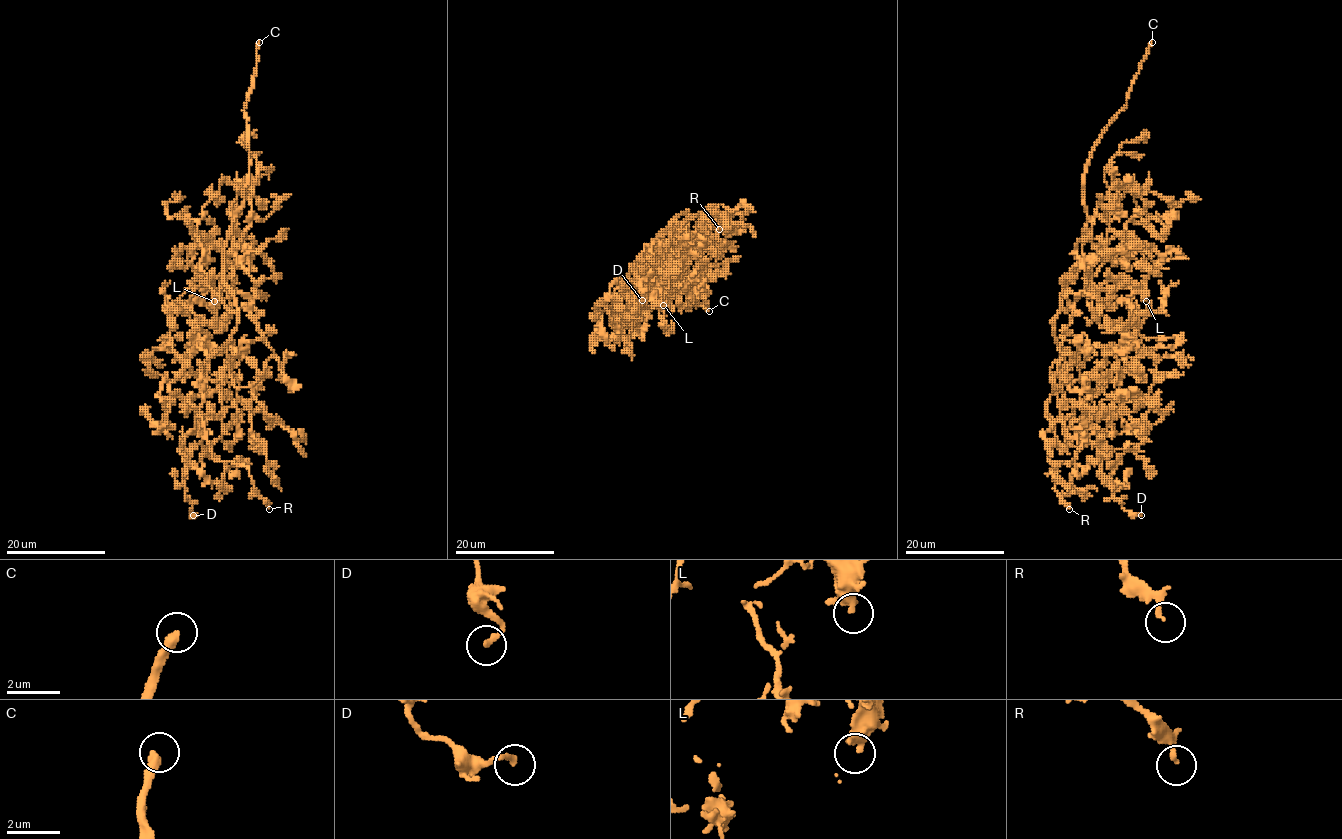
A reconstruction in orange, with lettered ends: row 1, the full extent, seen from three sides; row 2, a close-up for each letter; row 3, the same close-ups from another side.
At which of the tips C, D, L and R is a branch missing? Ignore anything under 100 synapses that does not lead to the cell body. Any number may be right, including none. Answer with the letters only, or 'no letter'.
C

